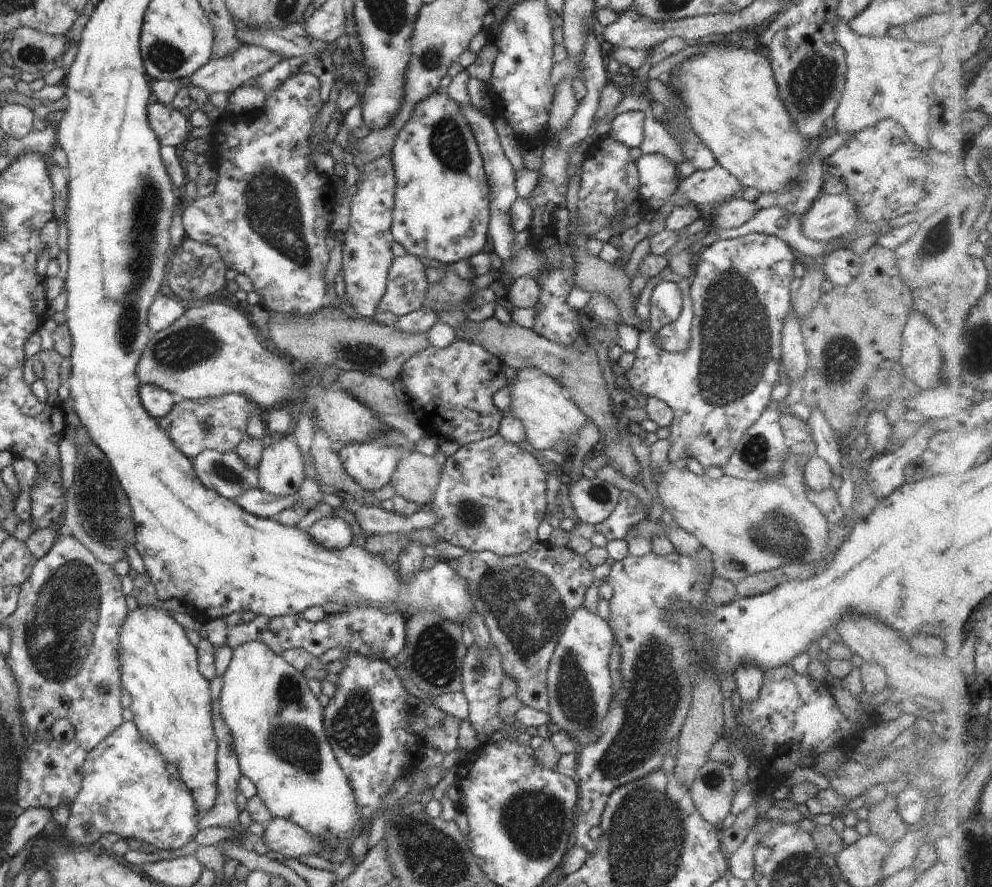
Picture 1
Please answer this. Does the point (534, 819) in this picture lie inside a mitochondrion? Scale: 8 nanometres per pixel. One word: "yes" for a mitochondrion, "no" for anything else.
yes

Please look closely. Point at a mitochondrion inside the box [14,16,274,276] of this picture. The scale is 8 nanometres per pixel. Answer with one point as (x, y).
(167, 58)

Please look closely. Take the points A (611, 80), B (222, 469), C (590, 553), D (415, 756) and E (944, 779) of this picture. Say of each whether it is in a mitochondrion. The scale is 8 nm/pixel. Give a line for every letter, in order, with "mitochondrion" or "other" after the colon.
A: other
B: mitochondrion
C: other
D: other
E: other

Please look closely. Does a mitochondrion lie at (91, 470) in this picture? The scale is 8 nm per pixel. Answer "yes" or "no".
yes

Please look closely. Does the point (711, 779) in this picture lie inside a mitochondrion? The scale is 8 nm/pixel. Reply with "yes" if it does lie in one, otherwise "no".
yes

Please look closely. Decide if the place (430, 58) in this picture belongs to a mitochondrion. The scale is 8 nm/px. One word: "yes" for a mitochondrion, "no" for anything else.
yes

